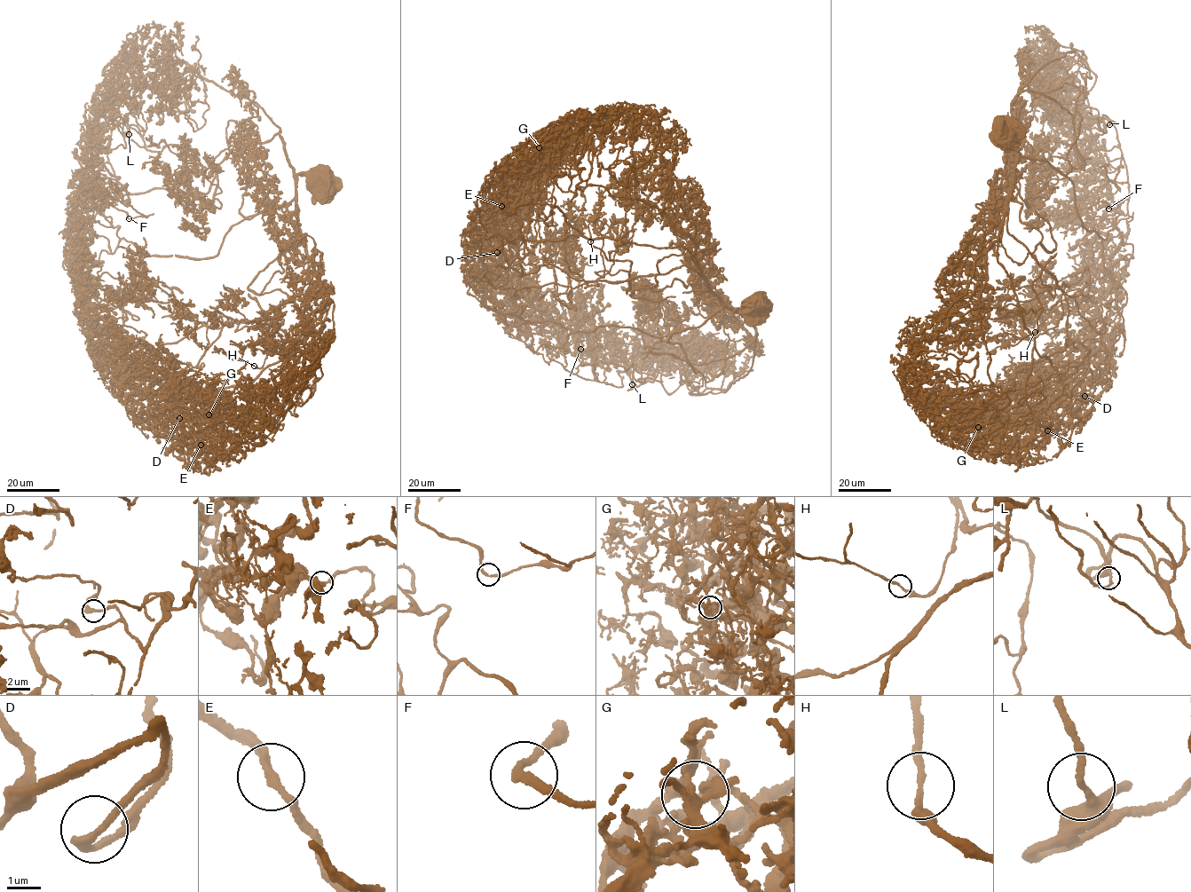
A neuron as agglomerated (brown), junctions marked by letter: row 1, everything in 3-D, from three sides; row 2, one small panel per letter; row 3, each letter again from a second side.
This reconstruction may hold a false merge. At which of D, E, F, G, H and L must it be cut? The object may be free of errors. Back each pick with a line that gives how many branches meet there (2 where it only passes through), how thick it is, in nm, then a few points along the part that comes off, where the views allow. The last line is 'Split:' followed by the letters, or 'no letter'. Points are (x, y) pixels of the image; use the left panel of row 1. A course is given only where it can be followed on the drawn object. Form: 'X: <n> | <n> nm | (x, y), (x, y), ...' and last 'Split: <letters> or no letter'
G: 2 | 130 nm | (209, 414), (216, 393), (204, 393), (185, 402), (175, 403), (171, 399), (176, 395), (174, 384), (163, 371)
Split: G

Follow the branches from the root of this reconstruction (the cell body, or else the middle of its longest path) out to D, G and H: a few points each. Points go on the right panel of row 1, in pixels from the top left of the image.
D: (1004, 127), (1013, 129), (1017, 161), (997, 259), (1012, 283), (1037, 353), (1052, 362), (1071, 404), (1084, 395)
G: (1004, 127), (1013, 129), (1017, 161), (997, 259), (1034, 340), (1032, 367), (1021, 405), (997, 410), (978, 428)
H: (1004, 127), (1013, 129), (1017, 161), (997, 259), (1021, 312), (1040, 310), (1035, 333)

